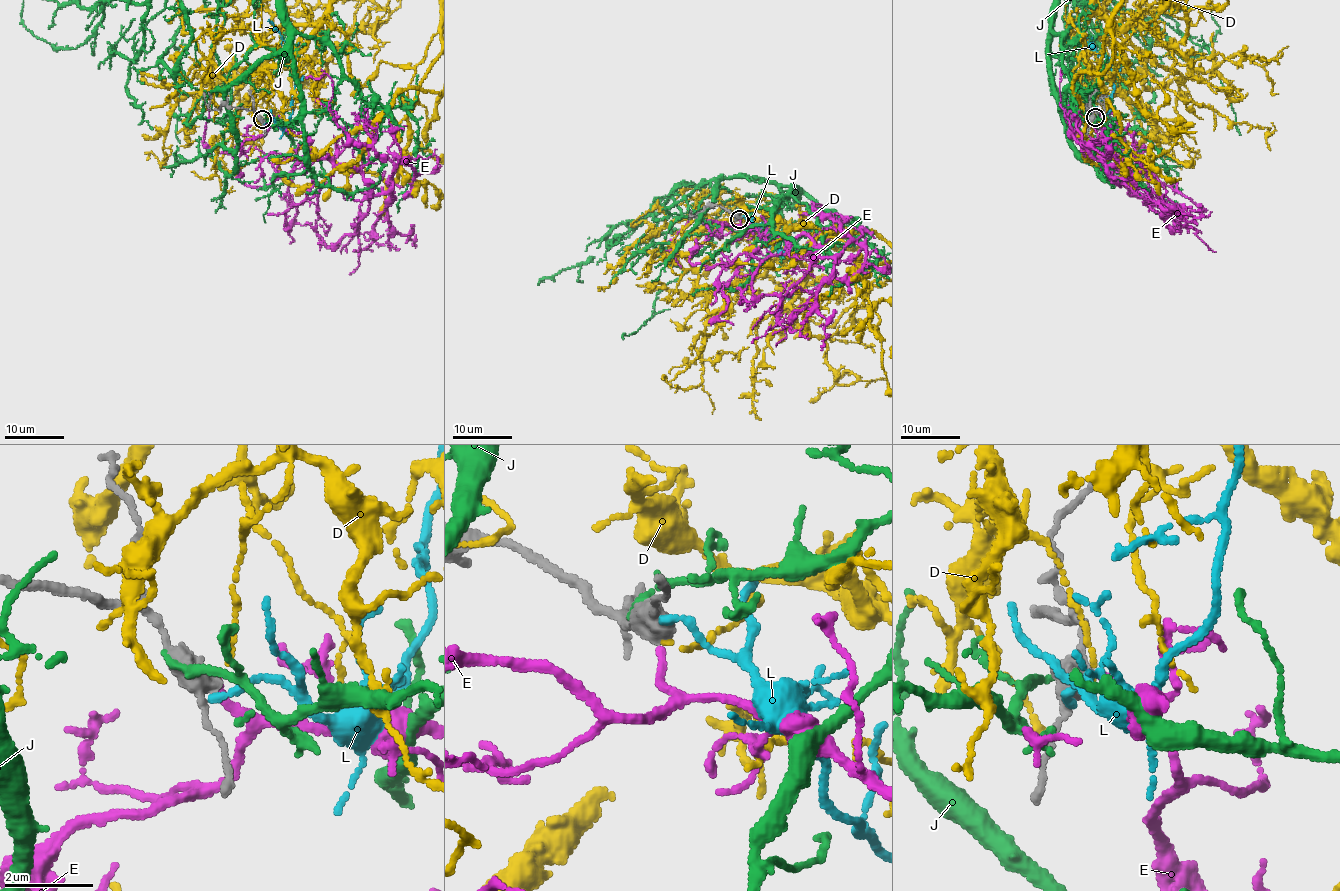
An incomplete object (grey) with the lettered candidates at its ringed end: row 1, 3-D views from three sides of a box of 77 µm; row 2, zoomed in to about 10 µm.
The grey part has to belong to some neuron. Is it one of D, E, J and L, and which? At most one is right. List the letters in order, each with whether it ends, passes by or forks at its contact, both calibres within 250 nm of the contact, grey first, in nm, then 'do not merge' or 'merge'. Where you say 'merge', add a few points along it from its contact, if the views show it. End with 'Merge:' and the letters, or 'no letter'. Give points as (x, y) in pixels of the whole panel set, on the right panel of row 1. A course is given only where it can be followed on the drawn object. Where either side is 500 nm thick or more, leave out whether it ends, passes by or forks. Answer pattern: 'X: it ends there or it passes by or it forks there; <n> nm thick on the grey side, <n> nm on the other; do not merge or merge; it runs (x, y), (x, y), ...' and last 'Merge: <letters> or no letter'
D: it ends there; 420 nm thick on the grey side, 80 nm on the other; do not merge
E: it ends there; 420 nm thick on the grey side, 140 nm on the other; merge; it runs (1096, 118), (1108, 128), (1101, 148), (1109, 152), (1094, 154), (1112, 179), (1072, 135), (1059, 104), (1062, 75)
J: it ends there; 440 nm thick on the grey side, 170 nm on the other; do not merge
L: it ends there; 340 nm thick on the grey side, 170 nm on the other; do not merge
Merge: E

